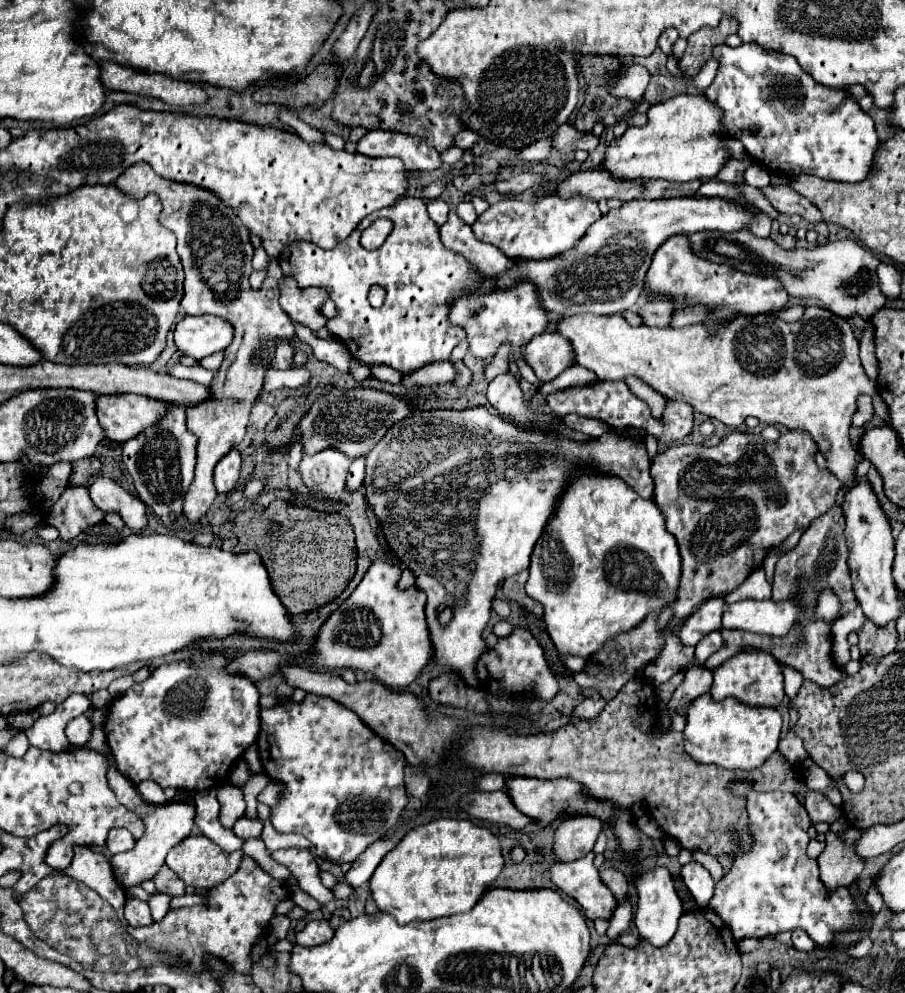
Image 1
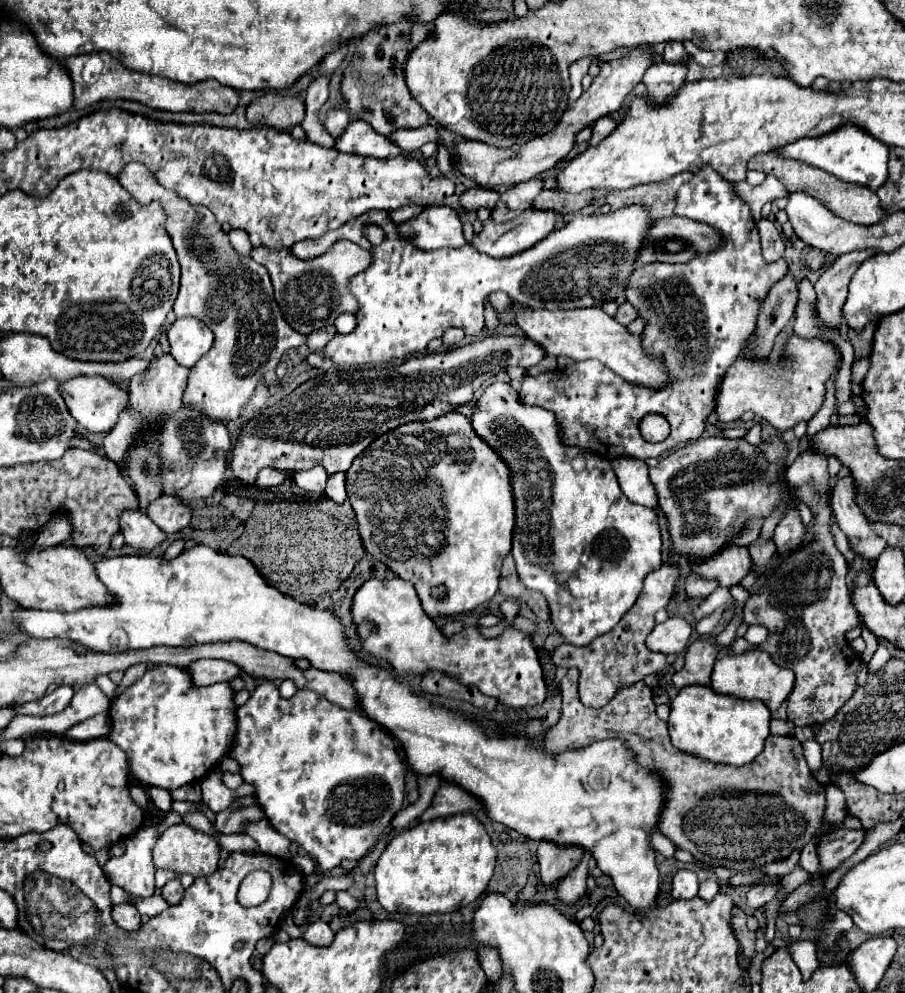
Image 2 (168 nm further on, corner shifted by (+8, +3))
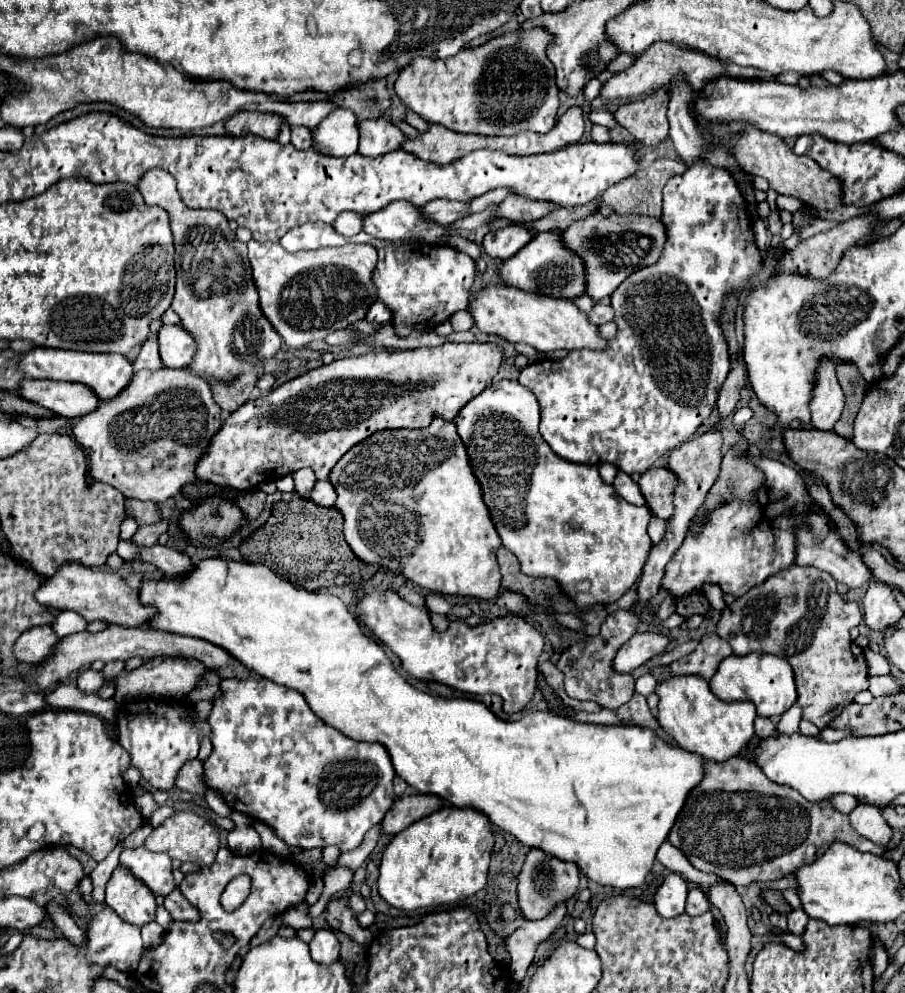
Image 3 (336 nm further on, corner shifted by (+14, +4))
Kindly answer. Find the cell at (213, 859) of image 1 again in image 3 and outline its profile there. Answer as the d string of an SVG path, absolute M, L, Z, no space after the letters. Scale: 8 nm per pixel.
M180 810L180 812L172 814L170 818L166 818L146 838L146 848L150 848L152 852L166 852L170 858L178 858L182 862L190 860L200 866L210 866L216 858L218 848L220 848L220 838L218 838L218 830L208 820L194 814L192 810Z

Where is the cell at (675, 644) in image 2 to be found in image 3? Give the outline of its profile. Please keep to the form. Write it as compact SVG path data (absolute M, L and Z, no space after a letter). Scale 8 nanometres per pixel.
M654 632L634 634L634 636L632 636L626 644L622 644L622 648L616 652L612 668L614 668L616 672L630 674L630 672L636 670L638 666L642 666L646 660L662 654L670 642L672 642L670 638L666 638L666 636L662 636L662 634L654 634Z

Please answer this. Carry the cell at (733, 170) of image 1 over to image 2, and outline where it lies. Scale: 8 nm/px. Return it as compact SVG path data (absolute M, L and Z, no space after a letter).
M758 153L758 157L752 157L752 161L748 161L748 169L756 169L756 171L764 171L764 173L772 173L776 175L790 193L794 191L804 191L808 195L812 195L814 199L818 199L822 205L826 205L834 215L858 223L858 225L876 225L880 223L884 217L888 217L884 213L884 209L880 209L880 199L876 197L876 193L864 185L852 185L852 183L844 183L842 179L828 175L826 171L820 171L816 167L792 161L792 159L782 159L776 153Z

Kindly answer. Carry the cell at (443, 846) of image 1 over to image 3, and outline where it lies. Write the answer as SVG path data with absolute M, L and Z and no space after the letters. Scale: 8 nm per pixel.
M444 806L390 840L380 862L378 892L388 904L402 910L454 904L486 886L492 850L494 834L484 812Z

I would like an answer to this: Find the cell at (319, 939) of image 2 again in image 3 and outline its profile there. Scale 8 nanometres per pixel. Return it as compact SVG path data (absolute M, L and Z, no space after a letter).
M318 930L314 940L310 942L310 956L314 958L314 962L318 962L322 966L338 962L338 958L340 958L340 942L336 940L334 932Z

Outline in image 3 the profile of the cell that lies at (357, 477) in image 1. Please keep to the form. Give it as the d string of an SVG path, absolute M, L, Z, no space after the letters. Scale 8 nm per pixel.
M320 480L320 482L316 482L310 500L314 500L314 504L318 504L318 506L328 506L330 508L336 502L336 492L334 492L334 488L328 480Z

